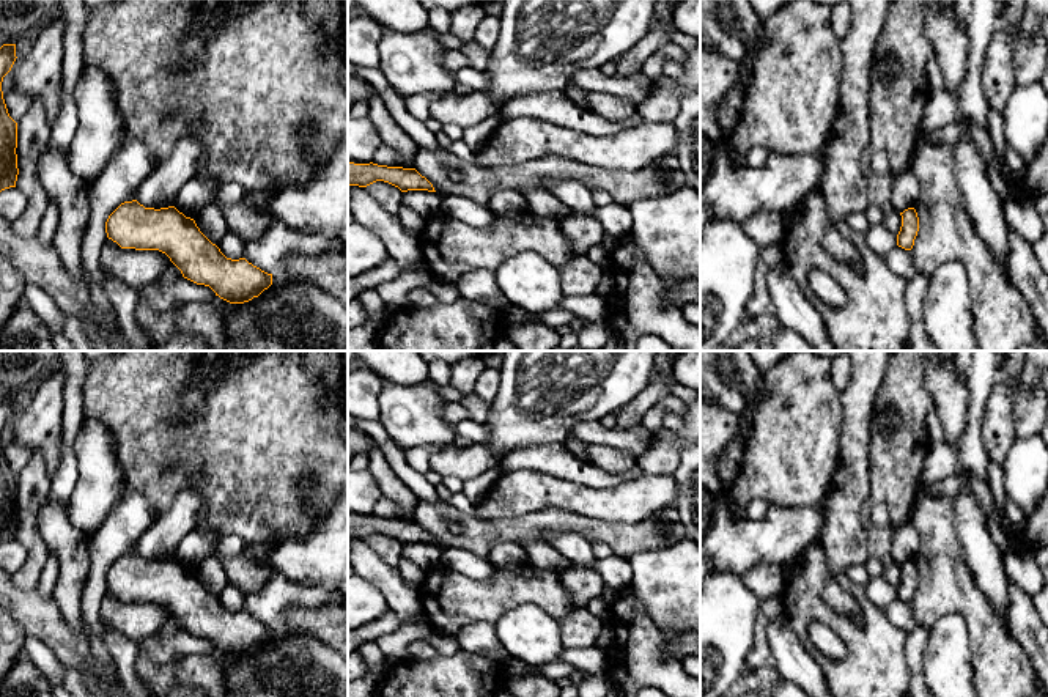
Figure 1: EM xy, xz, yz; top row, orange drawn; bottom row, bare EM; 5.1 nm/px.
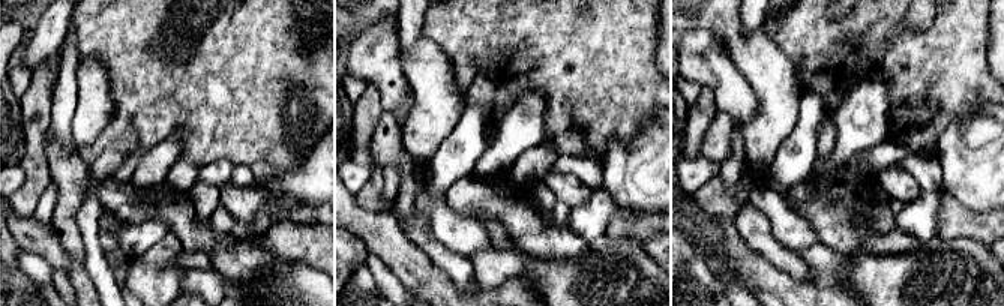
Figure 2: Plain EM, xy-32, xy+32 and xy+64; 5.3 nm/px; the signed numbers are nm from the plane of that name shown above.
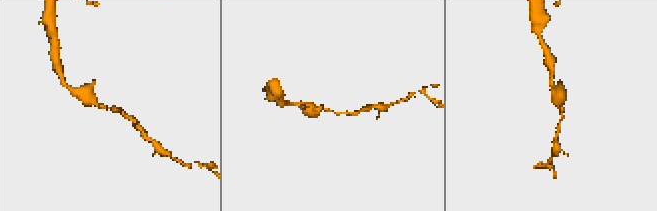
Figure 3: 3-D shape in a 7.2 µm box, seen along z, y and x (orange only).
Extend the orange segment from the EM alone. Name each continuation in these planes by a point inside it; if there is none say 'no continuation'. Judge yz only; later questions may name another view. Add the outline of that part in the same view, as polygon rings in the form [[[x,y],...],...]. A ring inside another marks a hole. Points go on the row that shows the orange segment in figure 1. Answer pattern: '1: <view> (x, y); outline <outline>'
no continuation

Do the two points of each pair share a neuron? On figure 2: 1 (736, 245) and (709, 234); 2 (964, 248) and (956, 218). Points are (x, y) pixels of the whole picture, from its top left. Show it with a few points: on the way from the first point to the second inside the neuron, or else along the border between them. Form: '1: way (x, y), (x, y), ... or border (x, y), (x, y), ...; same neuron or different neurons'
1: border (692, 221), (718, 228), (721, 249), (736, 273); different neurons
2: border (937, 236), (944, 239), (974, 237), (986, 245); different neurons

